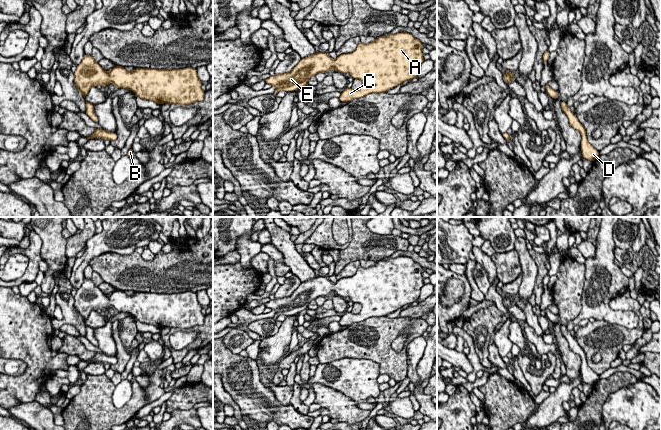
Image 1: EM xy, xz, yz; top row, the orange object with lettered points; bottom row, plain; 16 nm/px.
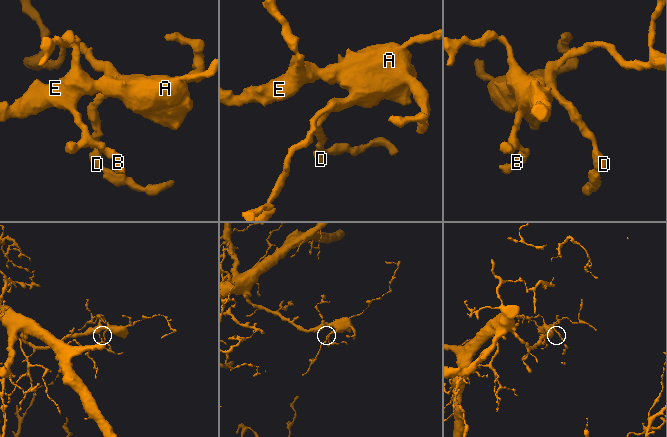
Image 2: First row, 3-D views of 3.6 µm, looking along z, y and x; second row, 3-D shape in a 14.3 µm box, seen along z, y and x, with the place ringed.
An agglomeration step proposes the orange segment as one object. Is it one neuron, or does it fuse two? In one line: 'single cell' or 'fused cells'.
single cell

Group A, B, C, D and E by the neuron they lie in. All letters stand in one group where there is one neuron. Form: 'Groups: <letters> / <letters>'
Groups: A B C D E

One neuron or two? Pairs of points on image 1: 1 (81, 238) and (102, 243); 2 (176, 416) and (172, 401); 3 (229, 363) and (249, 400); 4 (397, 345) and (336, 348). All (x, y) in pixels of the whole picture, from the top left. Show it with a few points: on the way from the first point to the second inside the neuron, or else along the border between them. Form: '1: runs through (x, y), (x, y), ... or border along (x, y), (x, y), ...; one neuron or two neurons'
1: border along (96, 233), (85, 244); two neurons
2: border along (192, 407), (170, 412); two neurons
3: runs through (236, 369), (242, 379), (242, 385), (247, 390); one neuron
4: border along (406, 333), (407, 339), (404, 346), (396, 352); two neurons

